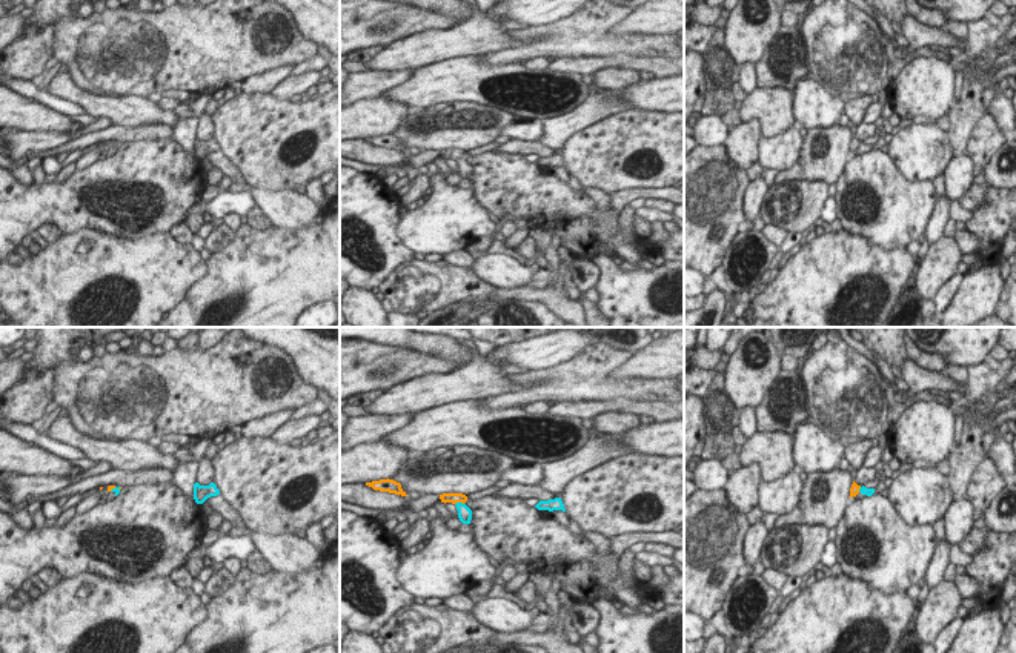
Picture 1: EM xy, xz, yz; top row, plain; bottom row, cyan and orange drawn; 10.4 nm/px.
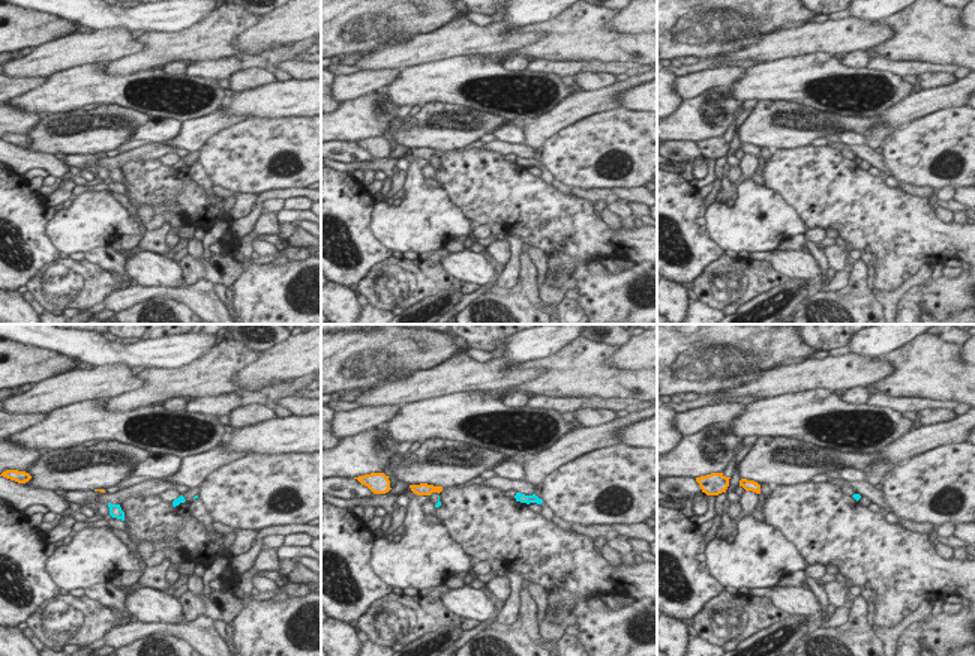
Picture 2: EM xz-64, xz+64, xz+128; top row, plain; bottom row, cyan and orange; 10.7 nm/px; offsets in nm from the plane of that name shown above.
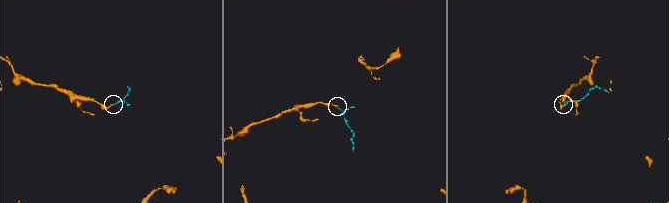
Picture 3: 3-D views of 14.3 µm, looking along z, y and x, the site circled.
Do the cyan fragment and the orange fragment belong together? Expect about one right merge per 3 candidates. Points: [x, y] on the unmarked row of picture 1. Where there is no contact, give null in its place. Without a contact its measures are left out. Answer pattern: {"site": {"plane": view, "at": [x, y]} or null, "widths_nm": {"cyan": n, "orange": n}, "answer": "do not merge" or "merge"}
{"site": {"plane": "xz", "at": [458, 159]}, "widths_nm": {"cyan": 160, "orange": 120}, "answer": "do not merge"}

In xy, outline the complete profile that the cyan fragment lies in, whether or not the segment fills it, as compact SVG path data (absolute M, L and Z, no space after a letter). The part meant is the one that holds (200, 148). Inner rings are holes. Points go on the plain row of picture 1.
M214 138L209 141L194 140L194 155L197 160L203 160L208 154L220 151L220 146Z

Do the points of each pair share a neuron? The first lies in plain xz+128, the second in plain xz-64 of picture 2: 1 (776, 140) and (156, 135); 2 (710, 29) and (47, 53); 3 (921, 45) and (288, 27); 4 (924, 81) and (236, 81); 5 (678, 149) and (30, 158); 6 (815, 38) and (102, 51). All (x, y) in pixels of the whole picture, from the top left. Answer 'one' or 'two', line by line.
1: two
2: two
3: two
4: one
5: one
6: one

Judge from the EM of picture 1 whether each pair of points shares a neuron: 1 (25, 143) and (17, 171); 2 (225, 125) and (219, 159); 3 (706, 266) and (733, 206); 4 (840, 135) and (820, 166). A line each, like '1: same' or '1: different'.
1: different
2: different
3: same
4: same

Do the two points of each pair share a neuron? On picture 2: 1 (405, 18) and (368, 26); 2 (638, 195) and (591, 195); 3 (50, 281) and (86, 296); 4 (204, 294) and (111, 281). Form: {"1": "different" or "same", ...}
{"1": "same", "2": "same", "3": "same", "4": "different"}

